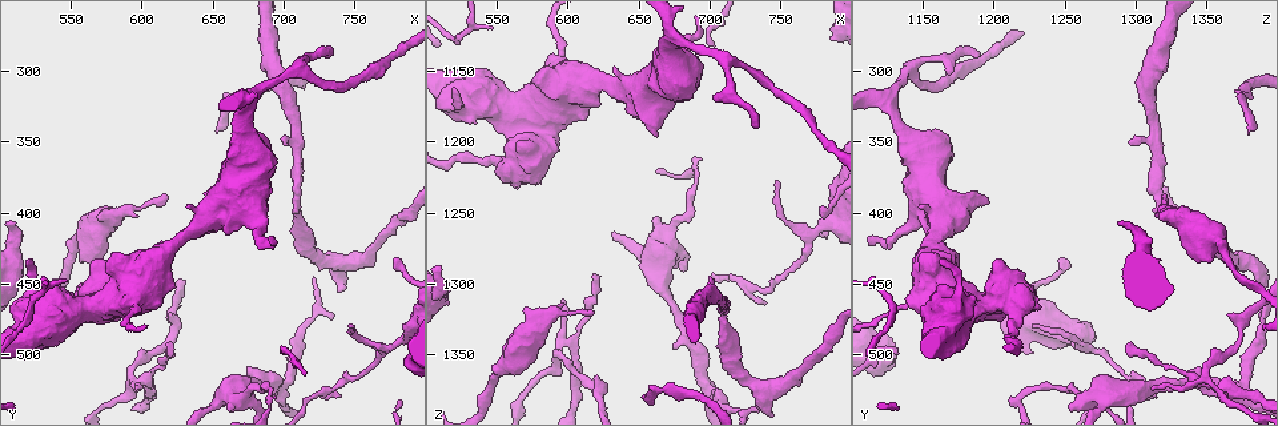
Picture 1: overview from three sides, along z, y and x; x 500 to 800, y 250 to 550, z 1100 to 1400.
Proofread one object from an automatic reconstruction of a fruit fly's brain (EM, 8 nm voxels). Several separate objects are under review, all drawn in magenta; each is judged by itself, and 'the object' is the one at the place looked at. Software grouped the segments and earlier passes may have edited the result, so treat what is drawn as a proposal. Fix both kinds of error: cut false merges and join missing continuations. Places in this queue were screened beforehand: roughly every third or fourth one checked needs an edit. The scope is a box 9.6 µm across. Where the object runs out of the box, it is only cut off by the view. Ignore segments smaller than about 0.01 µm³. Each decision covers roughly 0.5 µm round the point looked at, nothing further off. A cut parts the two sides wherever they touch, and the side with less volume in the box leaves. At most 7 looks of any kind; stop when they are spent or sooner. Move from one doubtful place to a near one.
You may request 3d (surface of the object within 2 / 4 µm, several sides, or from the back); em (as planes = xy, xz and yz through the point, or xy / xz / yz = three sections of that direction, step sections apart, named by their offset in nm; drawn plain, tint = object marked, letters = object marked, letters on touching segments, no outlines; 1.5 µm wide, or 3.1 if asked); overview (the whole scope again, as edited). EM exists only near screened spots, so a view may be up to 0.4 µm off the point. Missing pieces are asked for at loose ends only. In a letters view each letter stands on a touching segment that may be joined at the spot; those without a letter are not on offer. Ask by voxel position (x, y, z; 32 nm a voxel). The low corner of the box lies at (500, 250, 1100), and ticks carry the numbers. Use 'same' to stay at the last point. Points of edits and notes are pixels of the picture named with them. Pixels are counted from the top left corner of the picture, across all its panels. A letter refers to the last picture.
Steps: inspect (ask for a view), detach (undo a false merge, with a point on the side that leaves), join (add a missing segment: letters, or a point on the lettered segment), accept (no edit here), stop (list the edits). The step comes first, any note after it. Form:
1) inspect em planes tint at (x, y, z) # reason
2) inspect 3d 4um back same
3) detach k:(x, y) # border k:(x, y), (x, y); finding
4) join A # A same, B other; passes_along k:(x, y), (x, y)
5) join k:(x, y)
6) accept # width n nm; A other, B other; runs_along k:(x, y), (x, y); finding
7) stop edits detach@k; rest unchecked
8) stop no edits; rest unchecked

inspect 3d 2um at (594, 520, 1346) # four-way junction

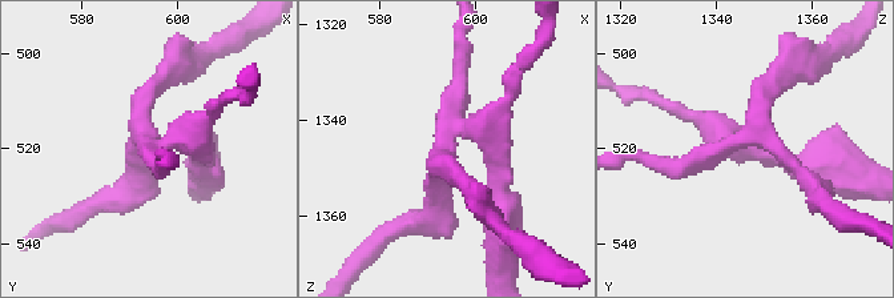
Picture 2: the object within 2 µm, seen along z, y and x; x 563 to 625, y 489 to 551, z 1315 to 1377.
inspect em planes letters at (596, 519, 1344)

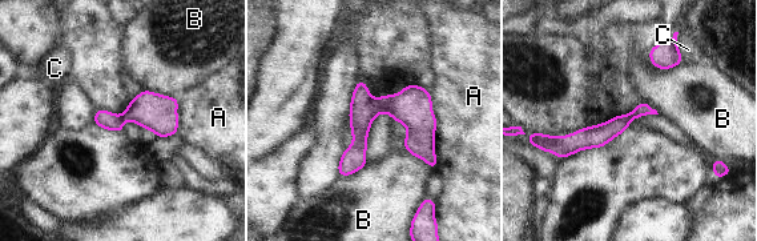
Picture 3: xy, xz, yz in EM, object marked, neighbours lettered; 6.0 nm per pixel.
detach 3:(363, 108) # width 110 nm; A other, B other, C other; border 3:(379, 99), (378, 112); a second cell is stuck on

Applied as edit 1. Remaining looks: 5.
inspect 3d 4um at (684, 524, 1250)

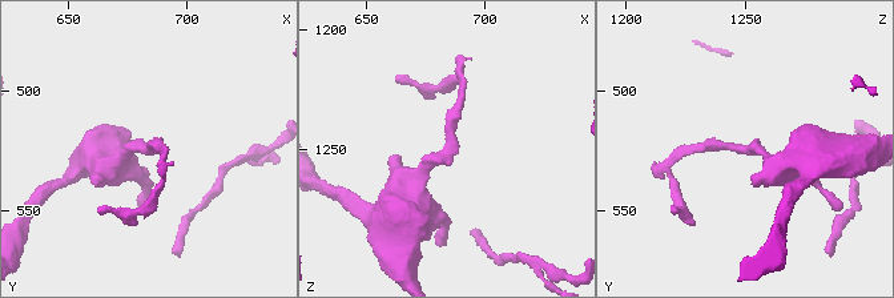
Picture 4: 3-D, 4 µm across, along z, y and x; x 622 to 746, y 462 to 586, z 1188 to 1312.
inspect em yz step 8 letters at (686, 523, 1250)

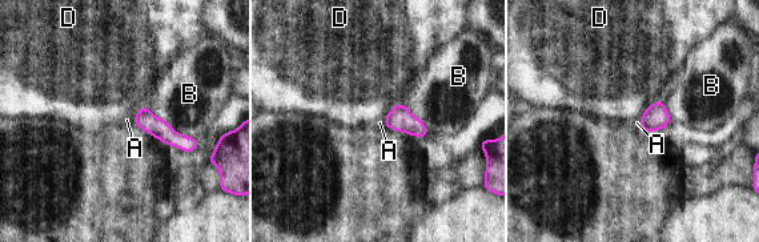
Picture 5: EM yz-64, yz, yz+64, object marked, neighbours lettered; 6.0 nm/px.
accept # A other, B other, D other; border 5:(659, 99), (641, 115); continuous, no second cell

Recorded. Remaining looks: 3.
inspect 3d 4um at (550, 424, 1360) # thick turns thin

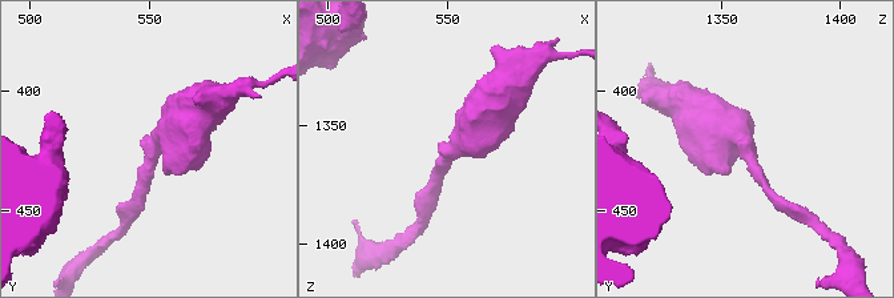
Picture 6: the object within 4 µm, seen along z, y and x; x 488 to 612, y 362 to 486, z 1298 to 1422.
inspect em xy step 8 tint at (551, 422, 1361) # arm_widths 170, 700 nm; now the EM

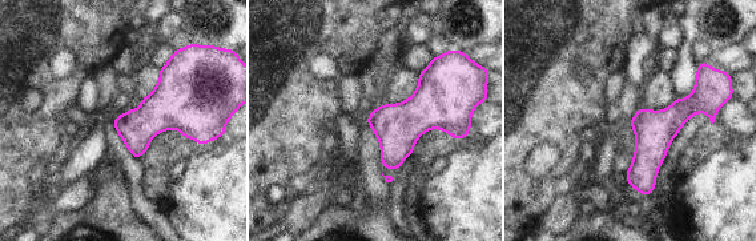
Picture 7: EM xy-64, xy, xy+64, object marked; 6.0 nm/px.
inspect em planes letters same # another direction

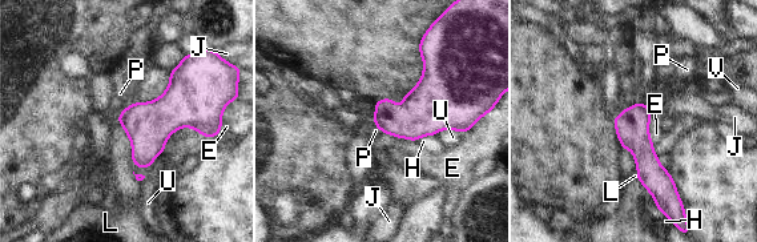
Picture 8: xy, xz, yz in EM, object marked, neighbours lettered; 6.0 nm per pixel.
accept # E other, H other, J other, L other, P other, U other, V other; runs_along 8:(637, 107), (637, 141), (660, 198); continuous, no second cell

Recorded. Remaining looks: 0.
stop edits detach@3; rest unchecked

